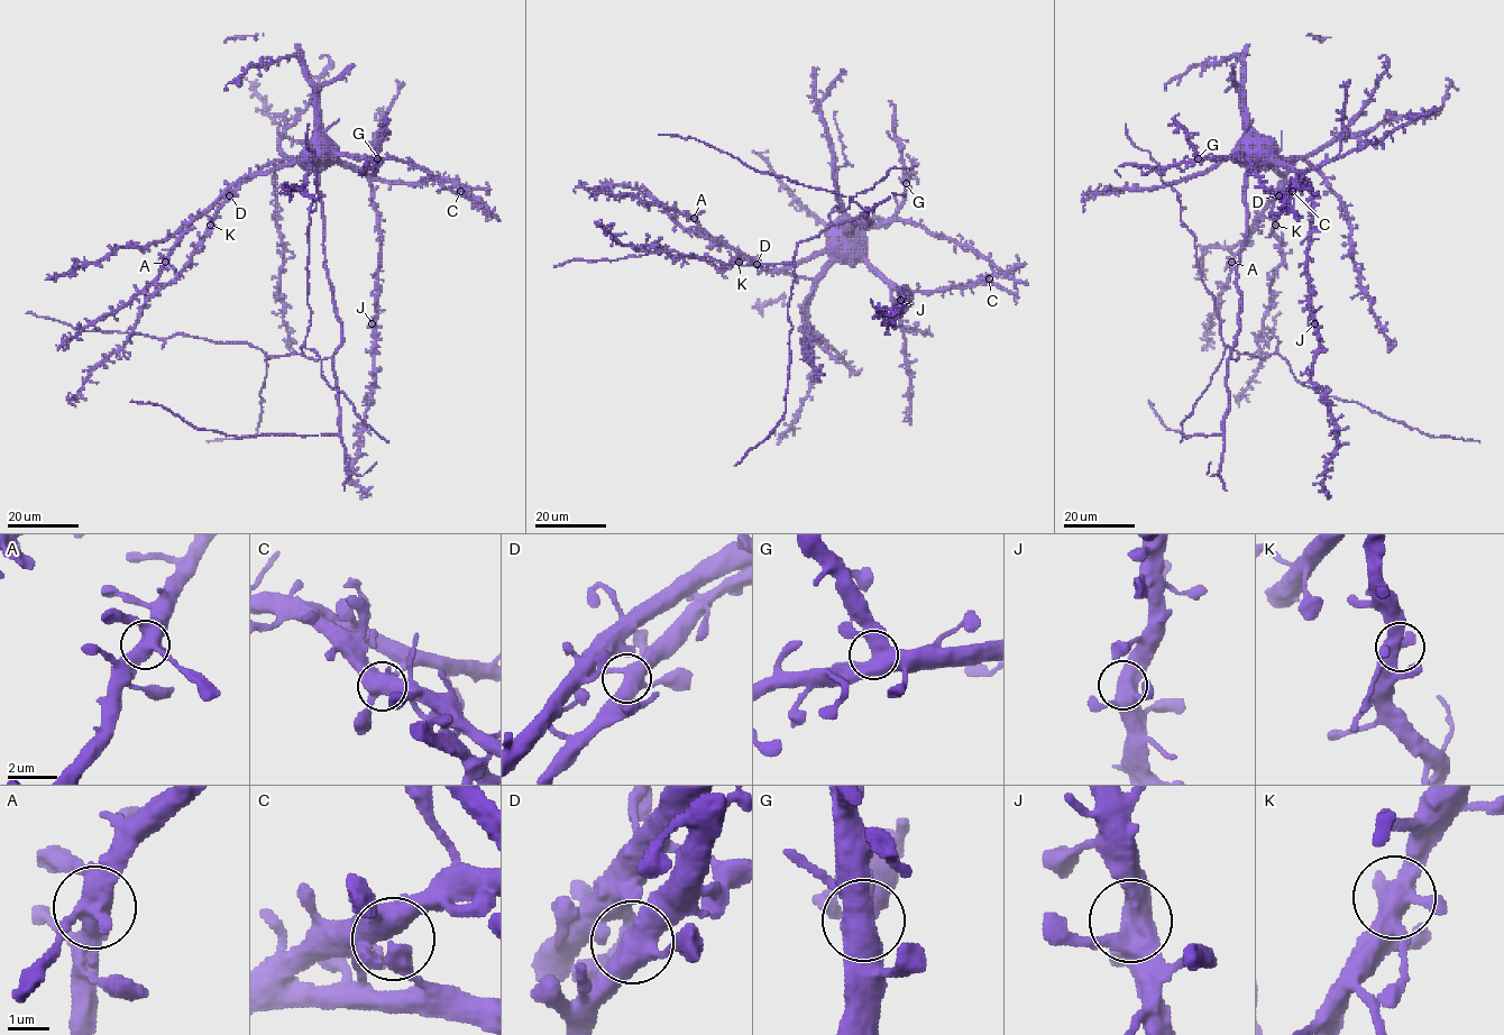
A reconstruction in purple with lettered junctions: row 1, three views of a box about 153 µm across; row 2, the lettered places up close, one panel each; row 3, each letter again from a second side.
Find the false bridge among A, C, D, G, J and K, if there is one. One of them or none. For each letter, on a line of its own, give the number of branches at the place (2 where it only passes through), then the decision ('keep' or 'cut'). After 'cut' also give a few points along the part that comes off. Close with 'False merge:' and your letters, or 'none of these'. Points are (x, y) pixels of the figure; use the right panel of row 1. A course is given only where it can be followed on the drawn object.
A: 4 | keep
C: 4 | keep
D: 4 | keep
G: 4 | keep
J: 4 | keep
K: 4 | keep
False merge: none of these

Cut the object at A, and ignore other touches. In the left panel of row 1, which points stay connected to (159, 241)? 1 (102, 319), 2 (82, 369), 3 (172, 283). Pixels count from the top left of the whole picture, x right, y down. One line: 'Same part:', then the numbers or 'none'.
Same part: 2, 3

